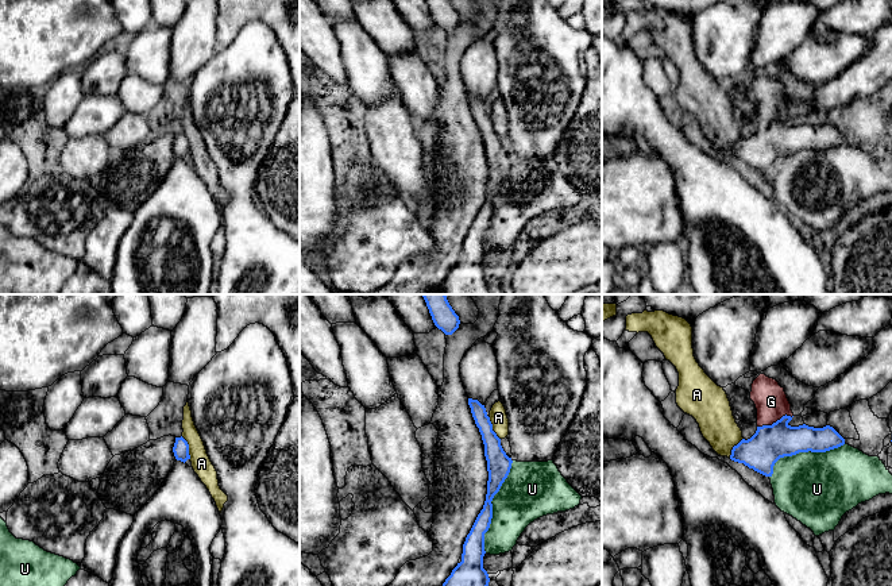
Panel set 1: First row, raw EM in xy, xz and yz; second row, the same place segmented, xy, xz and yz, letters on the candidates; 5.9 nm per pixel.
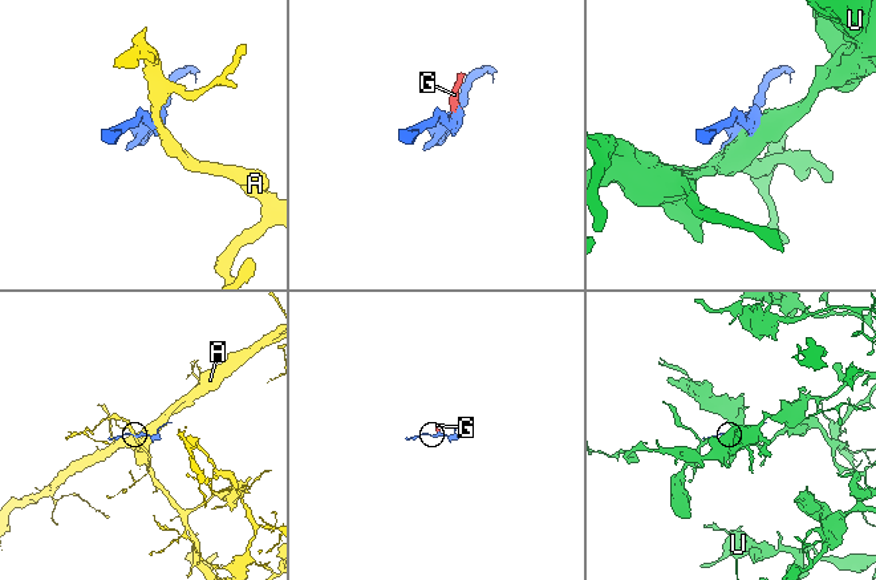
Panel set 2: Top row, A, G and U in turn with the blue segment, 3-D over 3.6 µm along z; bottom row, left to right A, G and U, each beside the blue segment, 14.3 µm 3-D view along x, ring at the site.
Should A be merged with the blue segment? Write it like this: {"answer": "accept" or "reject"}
{"answer": "reject"}

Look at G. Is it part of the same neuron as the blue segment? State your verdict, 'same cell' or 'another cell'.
same cell

